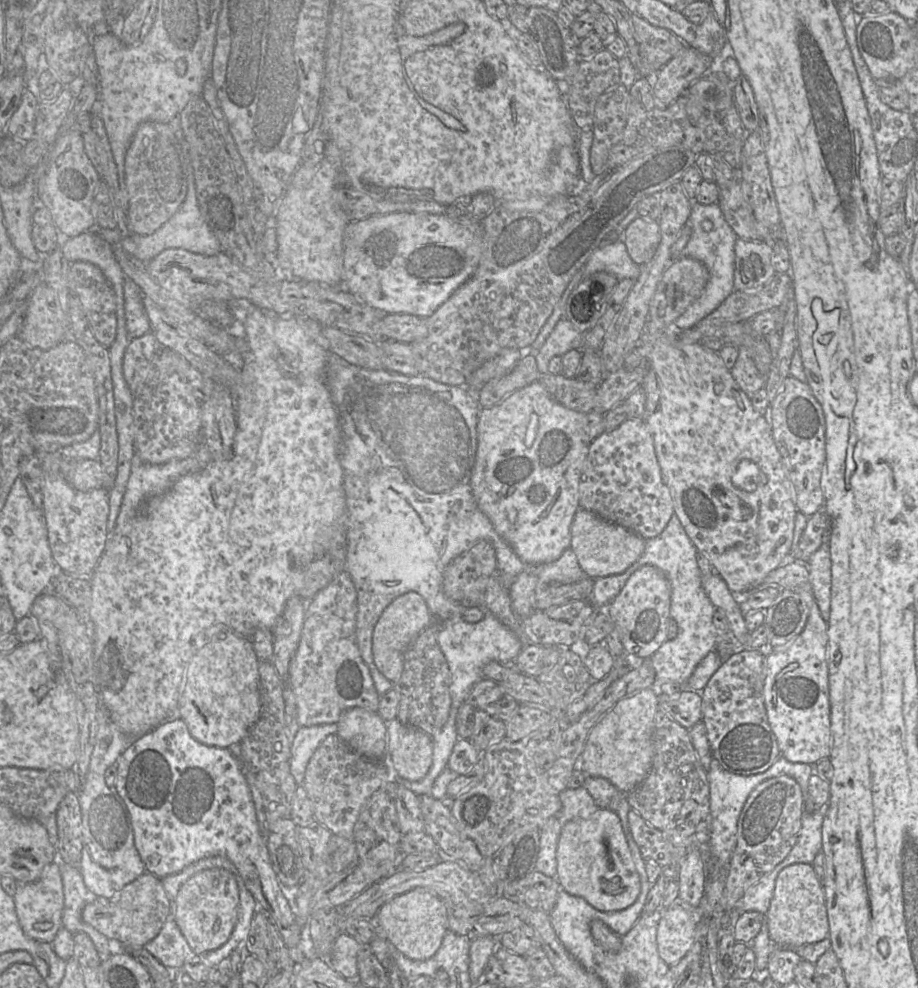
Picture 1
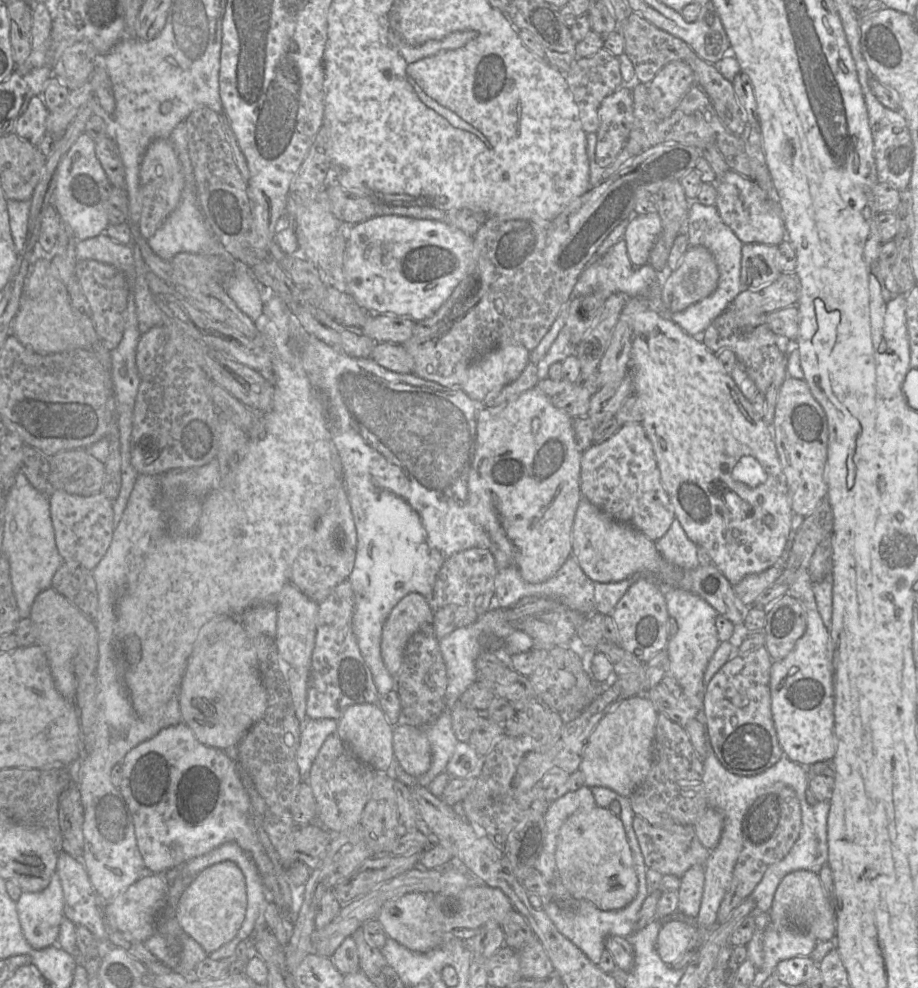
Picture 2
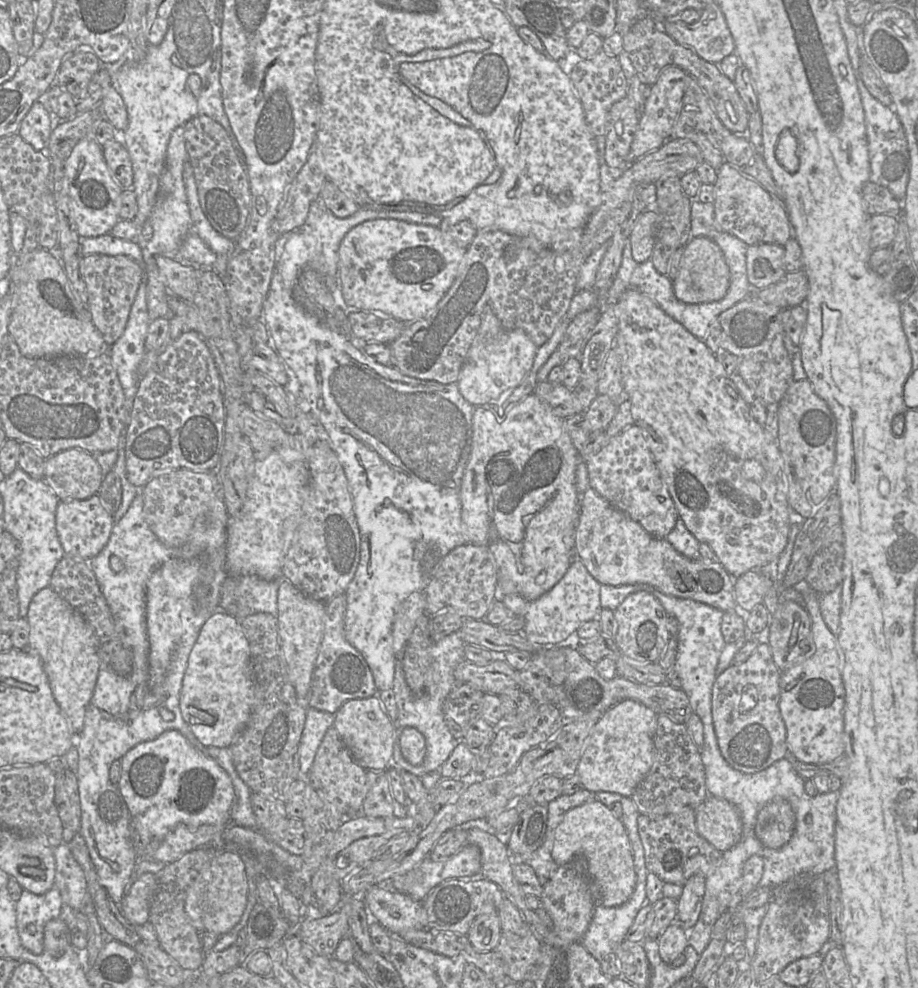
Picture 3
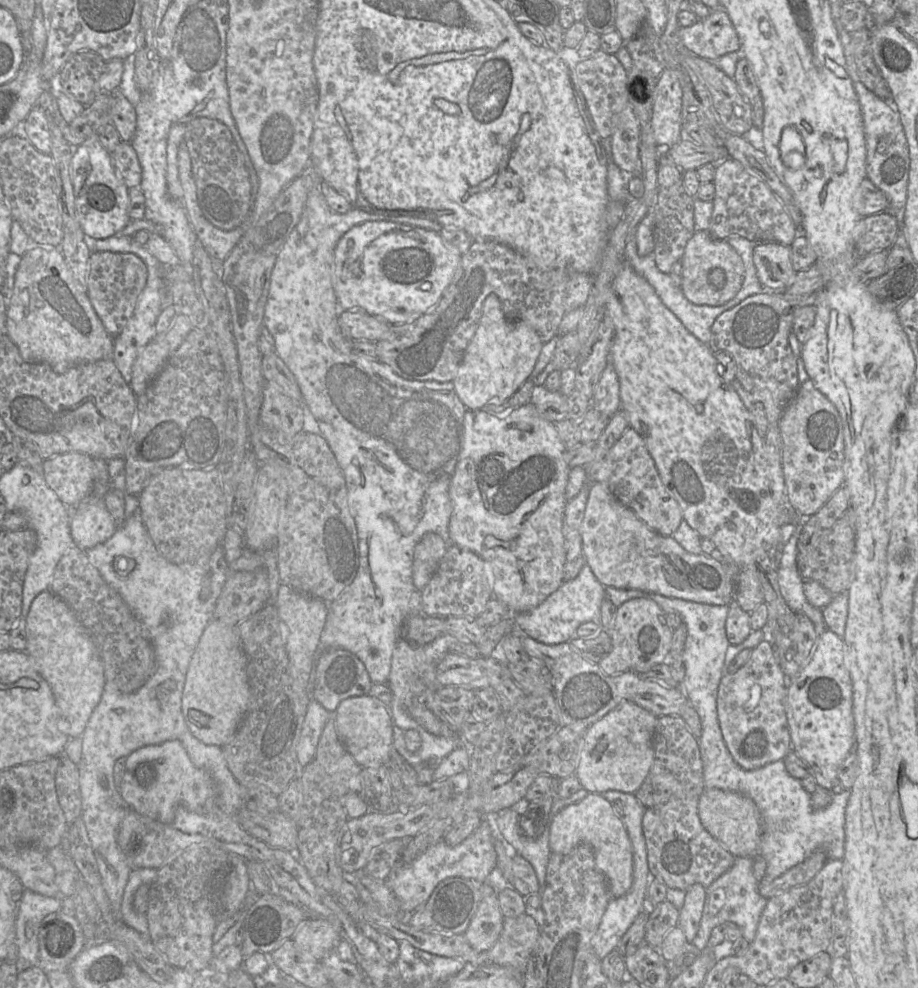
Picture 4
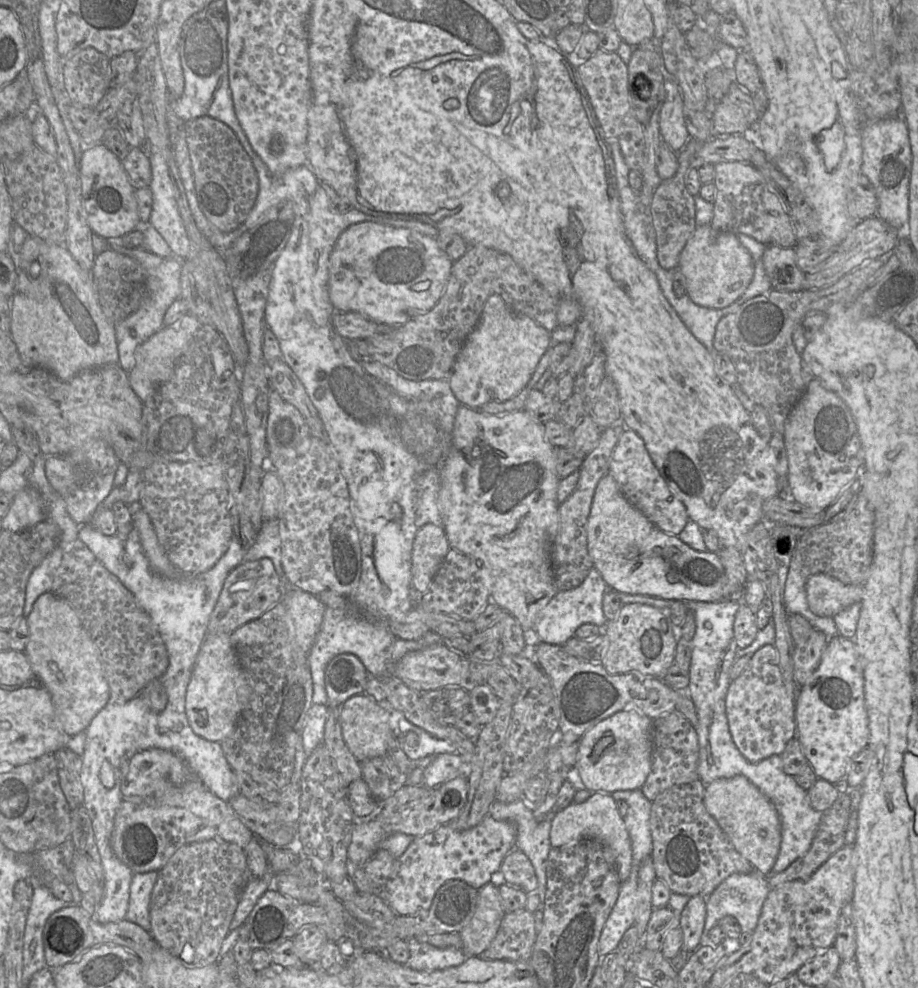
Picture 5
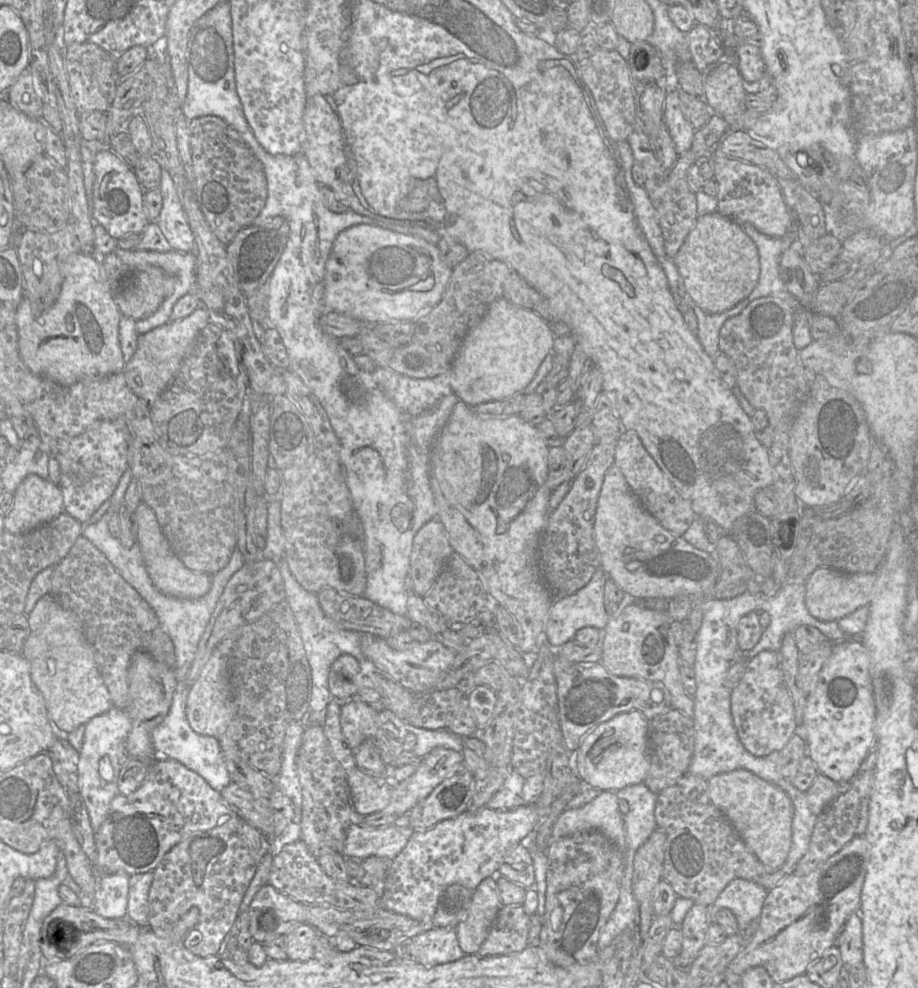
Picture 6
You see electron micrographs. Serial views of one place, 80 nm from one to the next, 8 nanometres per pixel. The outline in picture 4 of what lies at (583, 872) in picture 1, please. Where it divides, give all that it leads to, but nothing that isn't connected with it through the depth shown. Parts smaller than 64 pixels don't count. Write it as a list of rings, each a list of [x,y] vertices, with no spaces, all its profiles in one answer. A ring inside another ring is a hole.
[[[589,793],[582,801],[565,807],[552,819],[549,839],[551,852],[567,854],[580,844],[593,849],[595,864],[606,877],[612,898],[625,895],[633,882],[632,845],[612,803],[600,794]]]

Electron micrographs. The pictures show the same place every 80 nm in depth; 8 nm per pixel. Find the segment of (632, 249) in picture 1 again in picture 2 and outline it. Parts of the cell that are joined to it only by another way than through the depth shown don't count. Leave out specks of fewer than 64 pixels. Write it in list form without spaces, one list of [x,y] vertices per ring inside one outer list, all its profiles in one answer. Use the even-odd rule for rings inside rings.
[[[658,212],[633,215],[623,238],[630,262],[635,266],[649,263],[650,252],[662,231]]]

